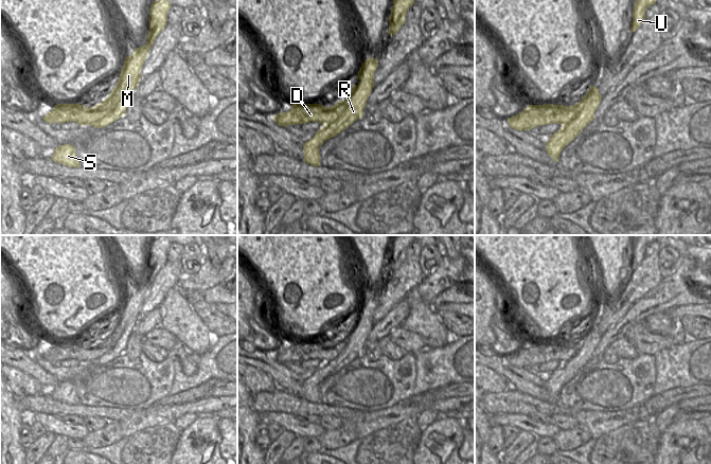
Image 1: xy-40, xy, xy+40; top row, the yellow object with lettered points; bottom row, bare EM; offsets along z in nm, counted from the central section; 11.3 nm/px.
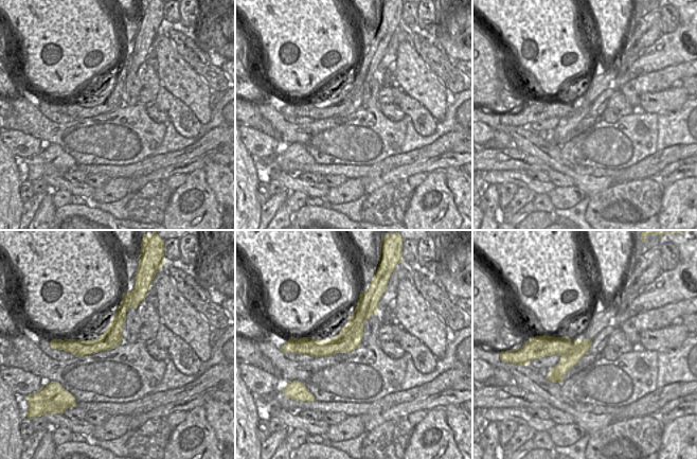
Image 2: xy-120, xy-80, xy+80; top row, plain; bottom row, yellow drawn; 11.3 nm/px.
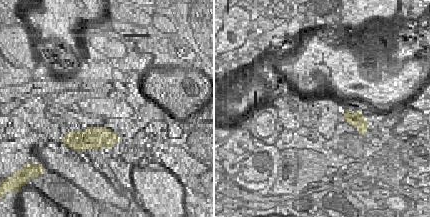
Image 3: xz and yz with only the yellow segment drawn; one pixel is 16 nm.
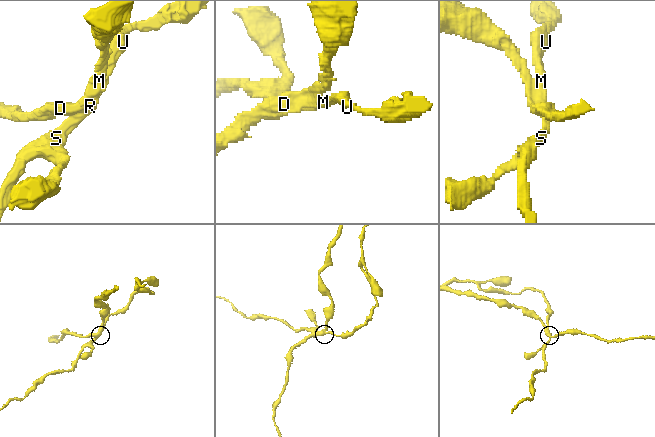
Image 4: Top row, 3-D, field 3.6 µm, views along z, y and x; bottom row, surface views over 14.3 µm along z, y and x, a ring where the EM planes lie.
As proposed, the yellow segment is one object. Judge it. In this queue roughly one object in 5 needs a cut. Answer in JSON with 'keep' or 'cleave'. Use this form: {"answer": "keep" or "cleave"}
{"answer": "cleave"}

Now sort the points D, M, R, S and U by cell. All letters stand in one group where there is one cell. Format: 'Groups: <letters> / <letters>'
Groups: D / M R S U

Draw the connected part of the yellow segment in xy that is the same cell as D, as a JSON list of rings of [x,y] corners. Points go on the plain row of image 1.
[[[344,337],[332,344],[324,344],[320,341],[292,341],[290,347],[278,351],[273,358],[279,363],[306,361],[319,359],[322,362],[330,362],[336,359],[345,349],[348,341]]]

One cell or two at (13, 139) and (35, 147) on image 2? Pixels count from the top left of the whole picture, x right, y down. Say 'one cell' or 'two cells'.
one cell

